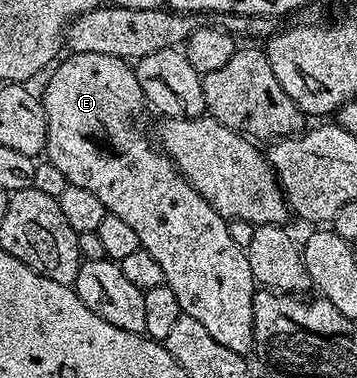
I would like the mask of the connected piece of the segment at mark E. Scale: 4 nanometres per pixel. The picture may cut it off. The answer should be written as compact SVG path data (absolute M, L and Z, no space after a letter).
M70 53L63 56L49 73L50 82L40 93L48 119L45 160L64 174L66 184L92 191L92 195L104 203L107 213L116 215L116 219L124 219L124 223L136 231L141 249L148 251L148 255L160 263L165 284L172 287L172 295L176 295L176 303L180 303L185 316L197 319L212 334L212 339L216 339L216 343L231 351L249 354L254 347L252 303L256 282L248 267L246 250L236 247L232 235L228 235L227 218L218 214L212 203L208 203L200 191L183 179L174 162L151 138L150 142L142 137L138 116L144 110L146 97L140 91L134 65L112 55Z

